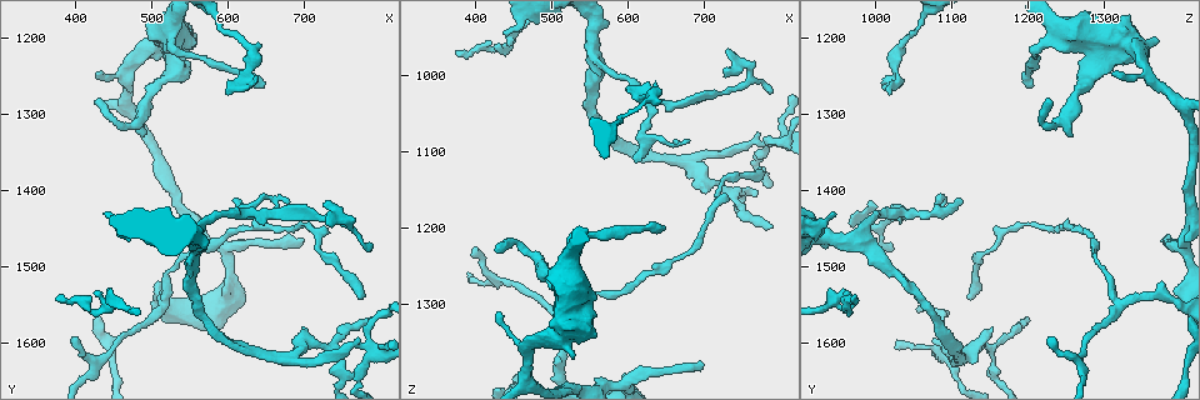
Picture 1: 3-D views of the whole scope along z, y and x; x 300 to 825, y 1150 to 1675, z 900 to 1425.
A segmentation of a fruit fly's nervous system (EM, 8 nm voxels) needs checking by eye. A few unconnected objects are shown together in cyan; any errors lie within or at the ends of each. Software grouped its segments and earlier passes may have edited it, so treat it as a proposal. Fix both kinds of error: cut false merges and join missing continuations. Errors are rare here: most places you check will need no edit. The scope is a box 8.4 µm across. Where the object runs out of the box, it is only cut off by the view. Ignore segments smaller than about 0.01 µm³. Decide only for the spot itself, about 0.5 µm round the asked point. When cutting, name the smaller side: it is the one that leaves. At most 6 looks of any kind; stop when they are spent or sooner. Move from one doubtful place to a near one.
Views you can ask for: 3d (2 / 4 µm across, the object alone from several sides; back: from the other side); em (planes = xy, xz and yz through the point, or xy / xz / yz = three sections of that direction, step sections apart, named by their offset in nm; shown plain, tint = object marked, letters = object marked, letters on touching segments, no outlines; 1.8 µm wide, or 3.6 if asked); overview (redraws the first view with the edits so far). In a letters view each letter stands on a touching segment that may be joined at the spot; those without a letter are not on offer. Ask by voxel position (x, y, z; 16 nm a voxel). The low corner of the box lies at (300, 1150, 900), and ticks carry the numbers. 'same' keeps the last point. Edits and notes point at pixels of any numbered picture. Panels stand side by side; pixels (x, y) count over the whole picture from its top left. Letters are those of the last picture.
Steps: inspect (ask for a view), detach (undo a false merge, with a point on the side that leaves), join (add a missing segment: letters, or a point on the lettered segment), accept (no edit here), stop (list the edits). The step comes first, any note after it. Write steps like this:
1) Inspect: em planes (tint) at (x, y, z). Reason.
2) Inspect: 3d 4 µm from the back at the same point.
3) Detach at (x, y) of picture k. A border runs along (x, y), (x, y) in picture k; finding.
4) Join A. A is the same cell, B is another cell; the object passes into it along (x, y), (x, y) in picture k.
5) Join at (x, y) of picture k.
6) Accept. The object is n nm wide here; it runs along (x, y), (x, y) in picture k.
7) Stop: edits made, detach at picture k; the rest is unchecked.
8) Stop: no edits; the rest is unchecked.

Inspect: em planes (plain) at (515, 1550, 1315). Calibre changes.

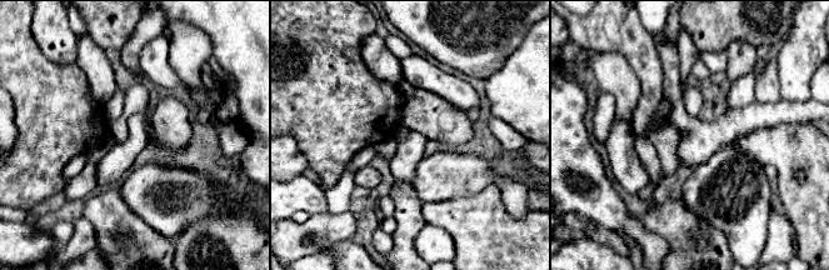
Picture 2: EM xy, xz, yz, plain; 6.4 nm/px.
Inspect: em planes (tint) at the same point.

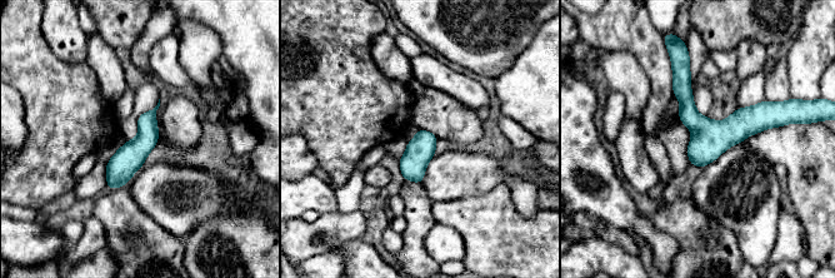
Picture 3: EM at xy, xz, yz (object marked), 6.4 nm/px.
Inspect: em planes (letters) at the same point. What lies round it.

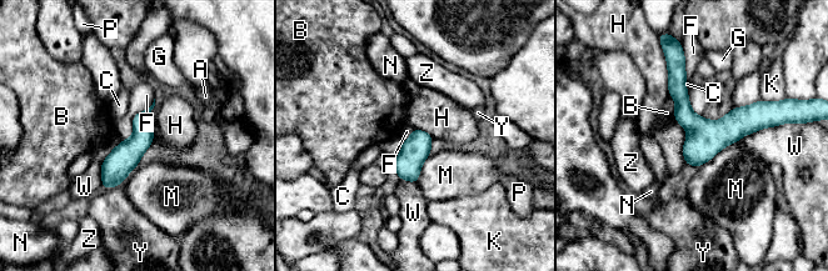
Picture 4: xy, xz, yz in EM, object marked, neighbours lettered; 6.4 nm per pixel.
Accept. The object is 180 nm wide here; A, B, C, F, G, H, K, M, N, P, W, Y and Z are other cells; it runs along (682, 65), (682, 108), (701, 128), (768, 124) in picture 4; all the same neuron.

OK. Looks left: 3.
Inspect: 3d 2 µm at (595, 1270, 1020). Tapers out.

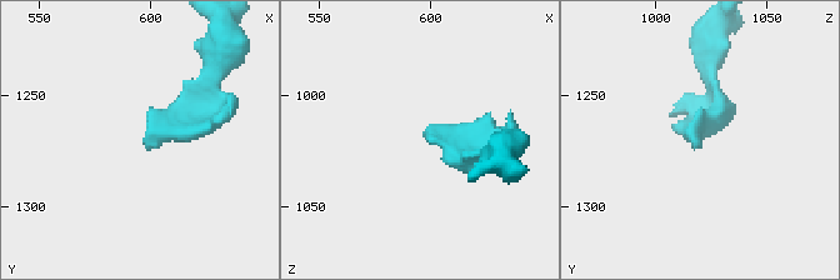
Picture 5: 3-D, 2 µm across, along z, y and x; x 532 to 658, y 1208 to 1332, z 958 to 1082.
Inspect: em xz step 4 (tint) at (597, 1275, 1018). Shape alone is not enough.

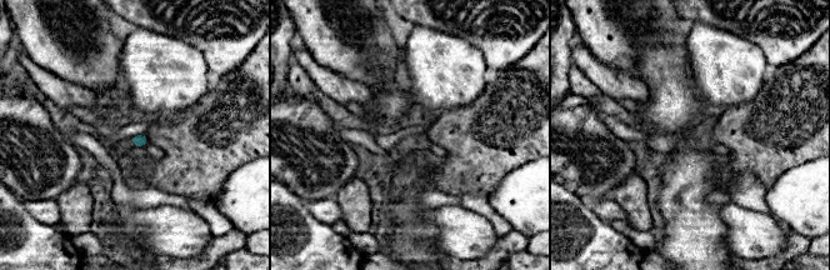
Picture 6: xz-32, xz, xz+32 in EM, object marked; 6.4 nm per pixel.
Inspect: em planes (letters) at the same point.

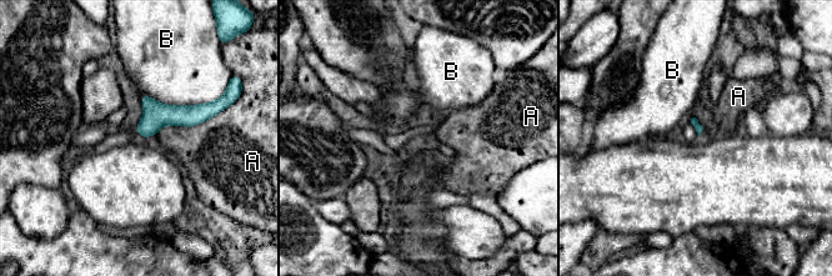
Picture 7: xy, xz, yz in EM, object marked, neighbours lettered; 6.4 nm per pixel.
Accept. The longest contact is with B, 480 nm; A and B are other cells; it runs along (209, 113), (158, 115), (140, 129) in picture 7; none of them fits.

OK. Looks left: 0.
Stop: no edits; the rest is unchecked.

